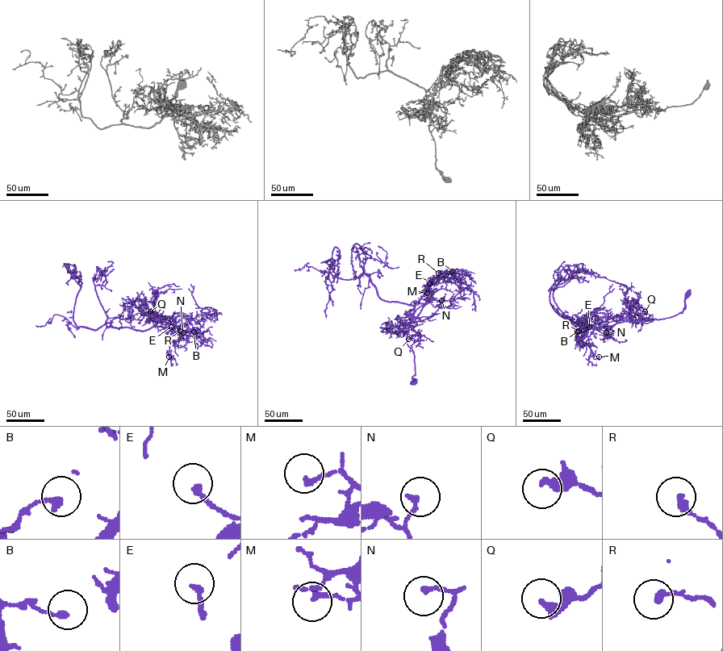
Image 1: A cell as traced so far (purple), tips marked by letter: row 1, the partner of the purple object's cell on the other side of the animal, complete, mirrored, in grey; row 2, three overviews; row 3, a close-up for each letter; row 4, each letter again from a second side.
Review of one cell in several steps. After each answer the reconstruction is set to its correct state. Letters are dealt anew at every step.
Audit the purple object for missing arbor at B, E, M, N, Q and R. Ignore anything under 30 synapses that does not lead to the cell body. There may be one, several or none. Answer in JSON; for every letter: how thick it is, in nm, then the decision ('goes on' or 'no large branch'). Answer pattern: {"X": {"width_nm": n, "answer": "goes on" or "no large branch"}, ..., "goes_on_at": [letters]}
{"B": {"width_nm": 220, "answer": "no large branch"}, "E": {"width_nm": 200, "answer": "no large branch"}, "M": {"width_nm": 200, "answer": "no large branch"}, "N": {"width_nm": 190, "answer": "no large branch"}, "Q": {"width_nm": 320, "answer": "no large branch"}, "R": {"width_nm": 280, "answer": "no large branch"}, "goes_on_at": []}

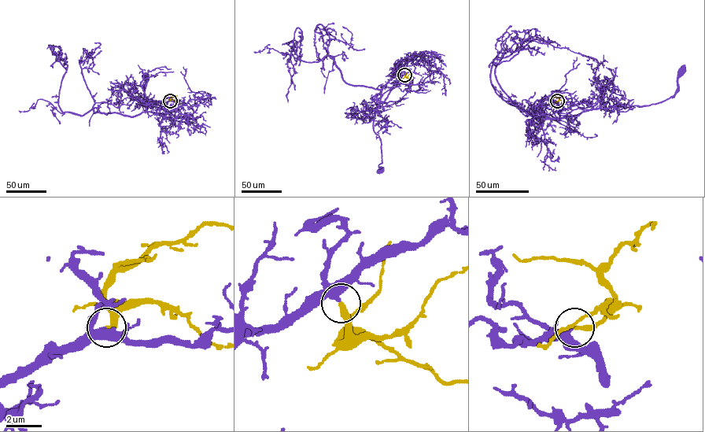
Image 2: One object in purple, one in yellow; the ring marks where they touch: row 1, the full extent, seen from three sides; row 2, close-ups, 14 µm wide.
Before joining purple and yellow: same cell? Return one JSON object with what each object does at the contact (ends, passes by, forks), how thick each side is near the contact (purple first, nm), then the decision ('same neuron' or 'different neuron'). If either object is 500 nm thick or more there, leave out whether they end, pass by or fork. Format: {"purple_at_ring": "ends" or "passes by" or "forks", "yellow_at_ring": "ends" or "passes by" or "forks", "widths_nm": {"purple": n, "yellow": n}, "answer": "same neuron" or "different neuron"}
{"purple_at_ring": "passes by", "yellow_at_ring": "ends", "widths_nm": {"purple": 320, "yellow": 280}, "answer": "same neuron"}

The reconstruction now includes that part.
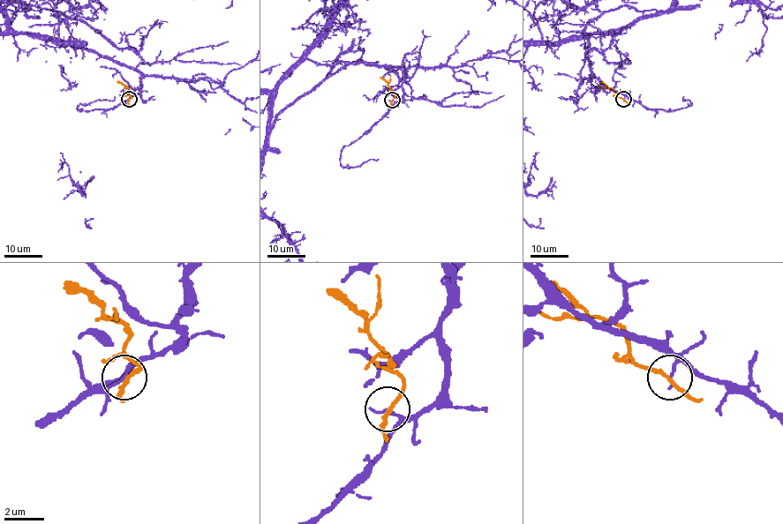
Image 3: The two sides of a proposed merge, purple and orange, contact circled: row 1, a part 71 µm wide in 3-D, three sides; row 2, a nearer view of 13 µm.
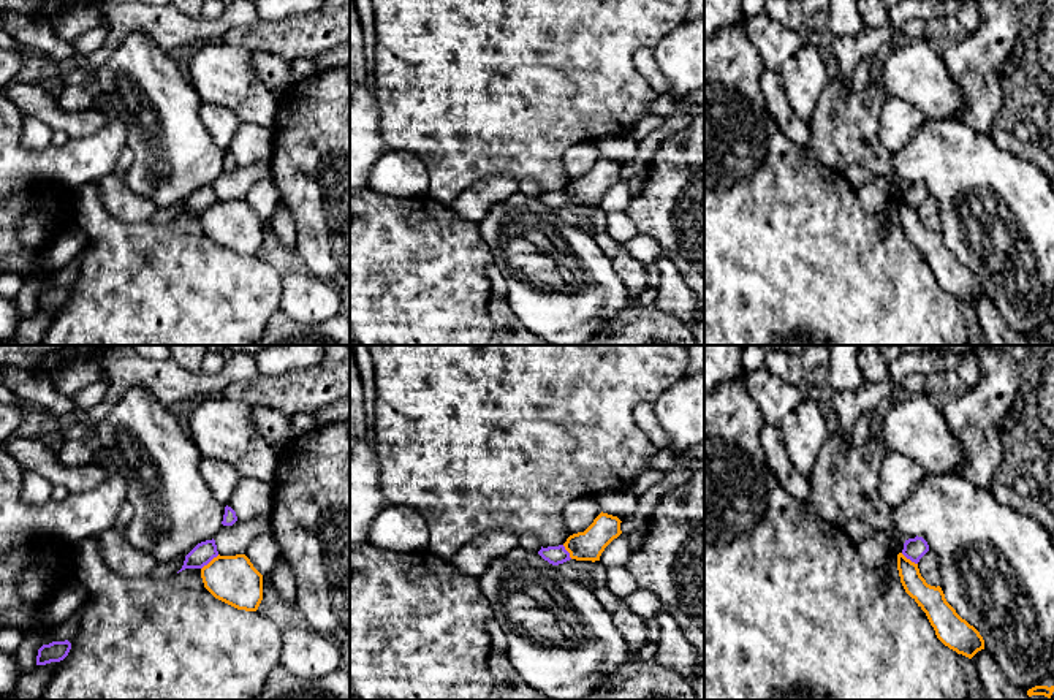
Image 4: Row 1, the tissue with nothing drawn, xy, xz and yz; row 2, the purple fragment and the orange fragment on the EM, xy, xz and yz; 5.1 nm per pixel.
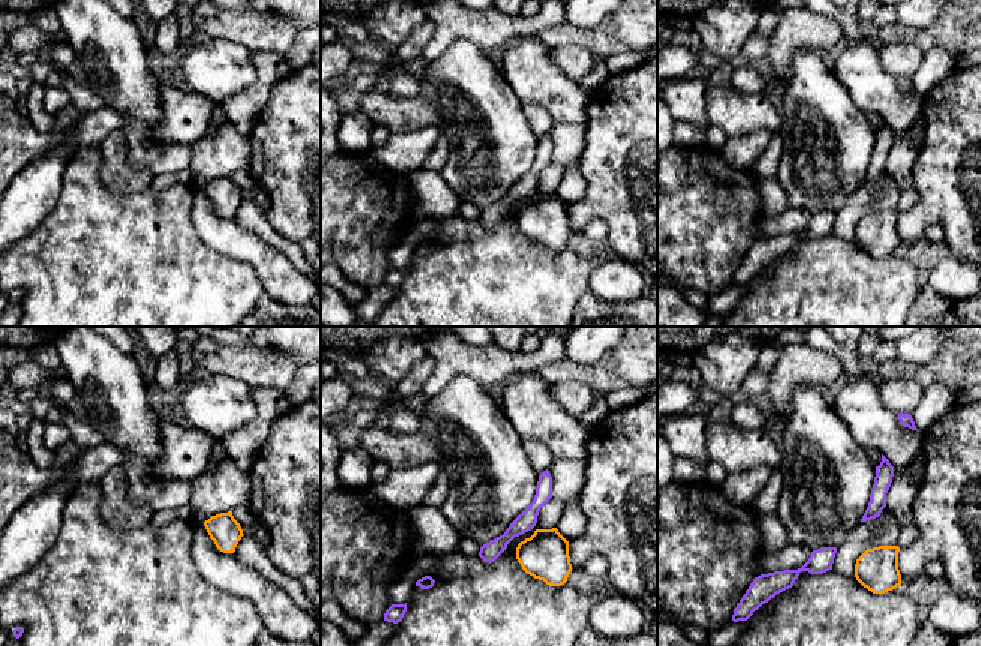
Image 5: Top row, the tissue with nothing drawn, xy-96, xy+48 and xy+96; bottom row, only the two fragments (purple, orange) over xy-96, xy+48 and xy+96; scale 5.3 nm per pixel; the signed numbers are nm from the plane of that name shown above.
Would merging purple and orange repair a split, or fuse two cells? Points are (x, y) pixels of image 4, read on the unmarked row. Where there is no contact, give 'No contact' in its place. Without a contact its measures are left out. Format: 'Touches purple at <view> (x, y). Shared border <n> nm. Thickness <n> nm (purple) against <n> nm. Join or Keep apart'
Touches purple at xy (209, 206). Shared border 120 nm. Thickness 110 nm (purple) against 240 nm. Keep apart

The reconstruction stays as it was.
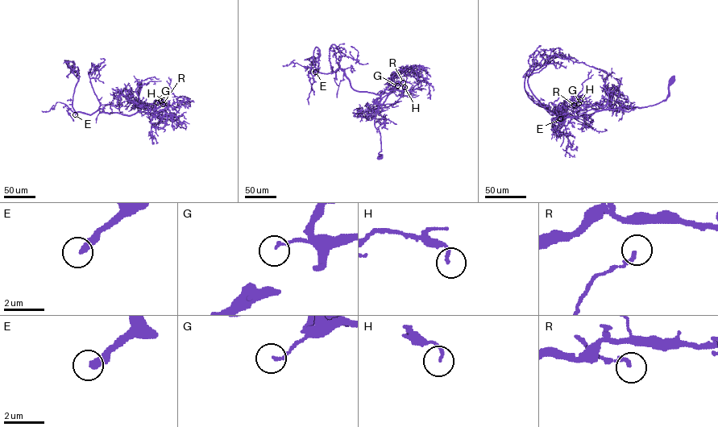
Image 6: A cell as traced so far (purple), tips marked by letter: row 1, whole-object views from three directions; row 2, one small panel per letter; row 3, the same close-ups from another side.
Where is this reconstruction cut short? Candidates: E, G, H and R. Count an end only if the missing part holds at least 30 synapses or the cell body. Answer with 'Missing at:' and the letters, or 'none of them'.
Missing at: E

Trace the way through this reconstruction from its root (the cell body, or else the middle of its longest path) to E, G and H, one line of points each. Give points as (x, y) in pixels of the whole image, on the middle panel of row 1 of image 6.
E: (380, 156), (380, 135), (374, 120), (380, 95), (354, 90), (342, 68), (331, 73), (315, 72)
G: (380, 156), (380, 135), (375, 126), (375, 115), (394, 85), (398, 83), (397, 85)
H: (380, 156), (380, 135), (375, 126), (375, 115), (395, 84), (398, 83), (404, 87)

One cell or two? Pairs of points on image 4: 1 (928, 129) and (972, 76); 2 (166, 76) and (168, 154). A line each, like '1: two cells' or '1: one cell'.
1: two cells
2: one cell

